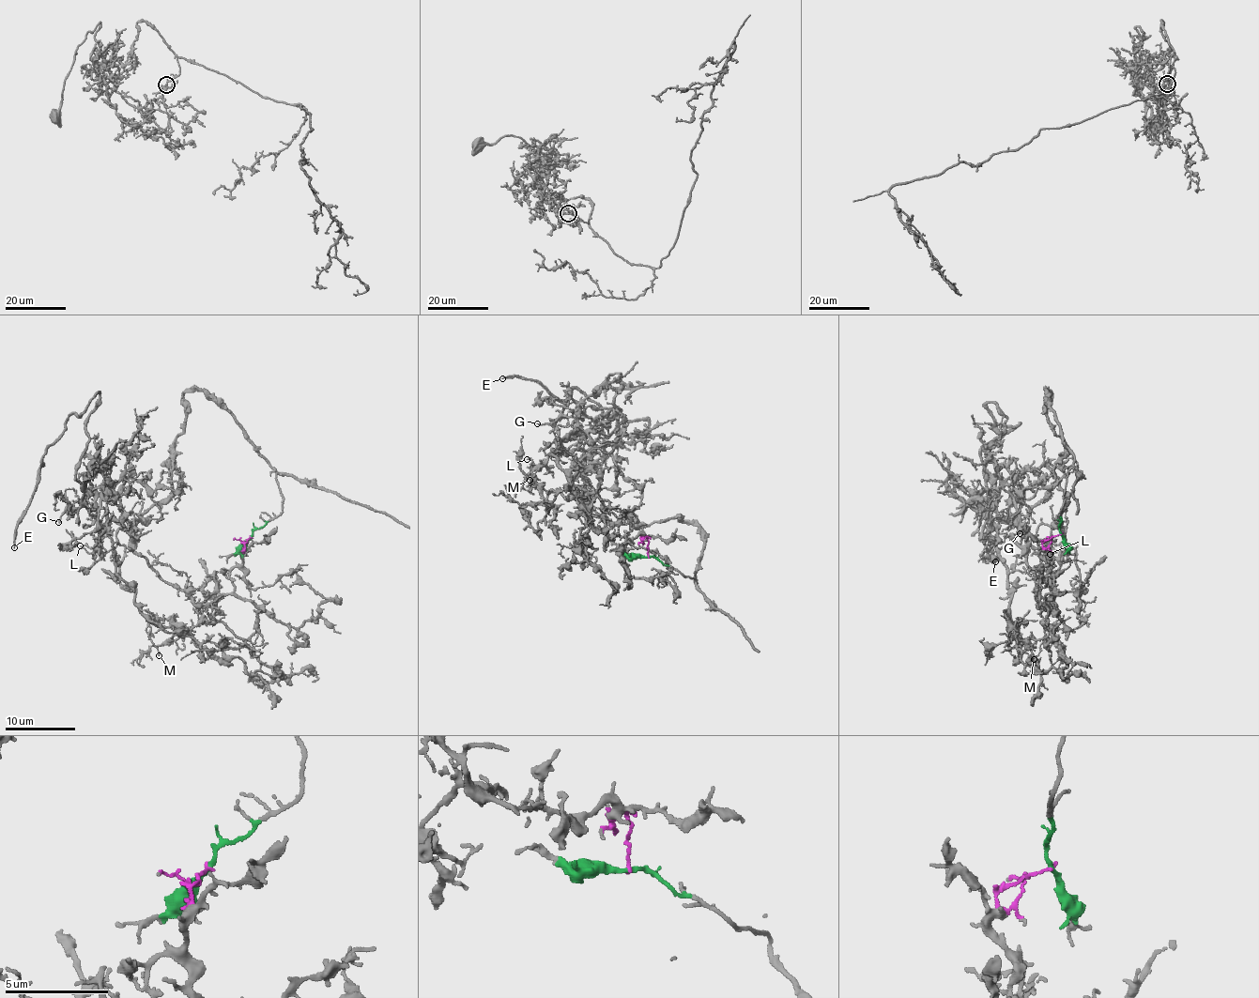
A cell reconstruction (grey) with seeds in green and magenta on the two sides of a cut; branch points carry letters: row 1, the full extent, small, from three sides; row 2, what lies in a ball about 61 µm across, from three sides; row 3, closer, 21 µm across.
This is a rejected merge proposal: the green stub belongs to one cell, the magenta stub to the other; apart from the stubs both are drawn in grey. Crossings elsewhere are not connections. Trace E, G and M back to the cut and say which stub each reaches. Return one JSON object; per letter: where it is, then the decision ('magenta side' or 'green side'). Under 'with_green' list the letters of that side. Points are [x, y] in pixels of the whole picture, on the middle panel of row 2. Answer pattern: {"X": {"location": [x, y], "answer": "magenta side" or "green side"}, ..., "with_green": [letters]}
{"E": {"location": [502, 378], "answer": "magenta side"}, "G": {"location": [537, 423], "answer": "magenta side"}, "M": {"location": [529, 480], "answer": "magenta side"}, "with_green": []}

